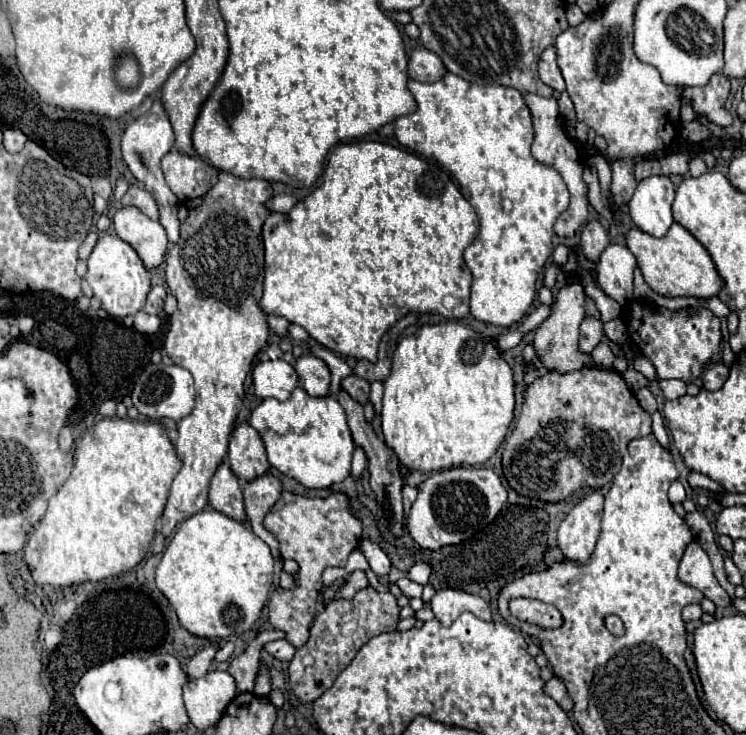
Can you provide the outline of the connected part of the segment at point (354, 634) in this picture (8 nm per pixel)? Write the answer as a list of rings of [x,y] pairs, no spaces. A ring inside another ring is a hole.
[[[372,587],[358,591],[350,601],[348,599],[328,601],[324,611],[314,619],[310,627],[308,643],[296,649],[296,655],[290,661],[288,673],[294,695],[302,703],[316,701],[326,689],[332,687],[336,675],[352,663],[352,657],[356,657],[364,643],[368,643],[372,637],[380,633],[396,629],[396,623],[400,621],[398,613],[400,607],[396,605],[396,597],[390,591],[378,593]]]

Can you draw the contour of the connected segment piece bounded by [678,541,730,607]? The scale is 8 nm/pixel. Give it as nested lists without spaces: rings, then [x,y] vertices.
[[[692,541],[684,551],[684,557],[680,561],[678,579],[690,587],[700,589],[706,599],[714,601],[716,607],[730,605],[728,593],[720,587],[720,583],[716,581],[716,577],[712,573],[712,565],[710,565],[706,551],[696,541]]]

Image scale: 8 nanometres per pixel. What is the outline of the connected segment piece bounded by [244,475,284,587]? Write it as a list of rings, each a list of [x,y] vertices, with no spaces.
[[[262,475],[262,477],[254,479],[252,483],[248,483],[244,487],[244,505],[246,505],[246,515],[248,515],[252,531],[270,547],[270,551],[274,555],[274,563],[276,563],[276,567],[274,567],[274,587],[278,587],[284,559],[280,555],[278,541],[262,525],[264,515],[274,505],[274,485],[276,485],[276,501],[278,501],[278,497],[282,495],[282,483],[280,483],[278,477],[274,479],[274,475]]]

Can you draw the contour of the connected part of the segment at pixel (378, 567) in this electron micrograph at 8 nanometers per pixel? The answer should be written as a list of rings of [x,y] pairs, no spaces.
[[[362,539],[362,543],[360,543],[360,551],[366,555],[366,559],[368,559],[368,563],[370,563],[370,569],[378,575],[378,577],[384,577],[384,575],[388,575],[388,571],[390,571],[390,559],[386,557],[386,553],[376,545],[376,543],[372,543],[372,541],[368,541],[368,539]]]

